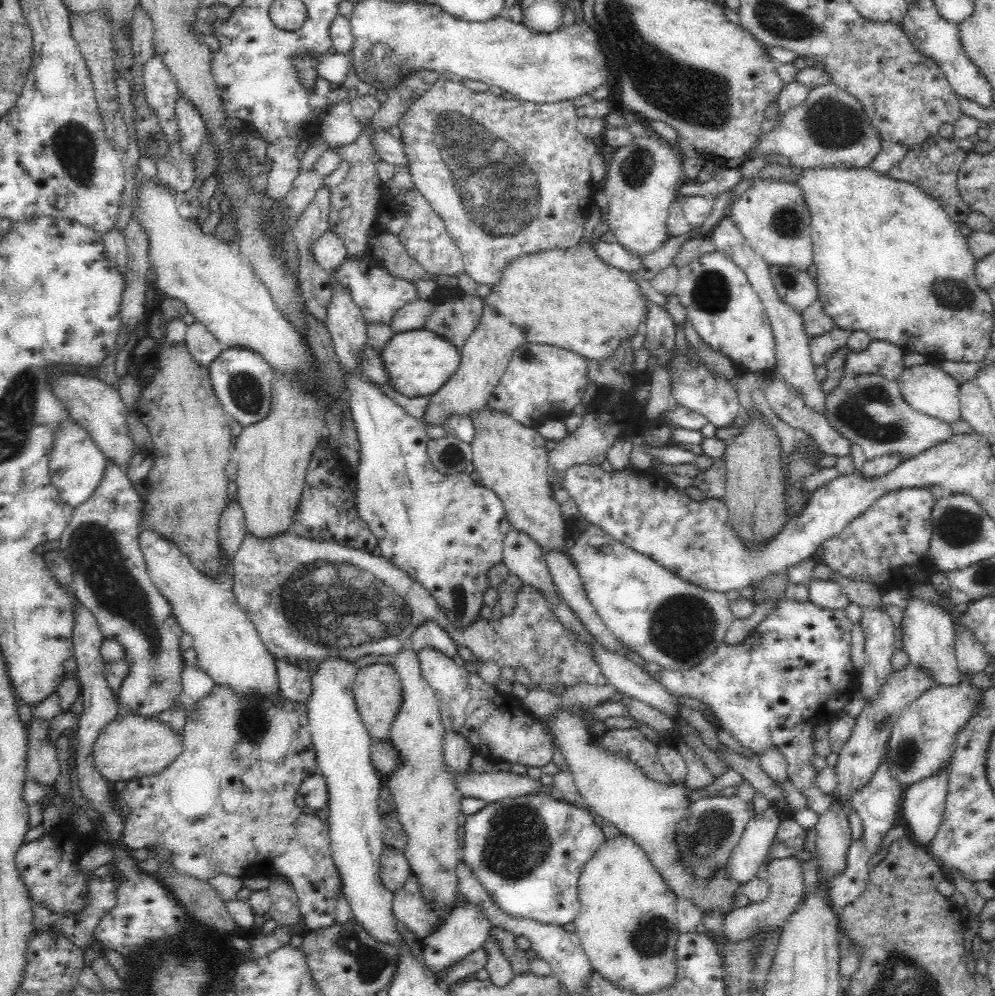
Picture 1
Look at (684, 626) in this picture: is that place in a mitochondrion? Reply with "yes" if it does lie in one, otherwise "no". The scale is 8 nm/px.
yes

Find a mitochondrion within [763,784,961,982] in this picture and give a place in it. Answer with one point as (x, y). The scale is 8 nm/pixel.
(899, 959)

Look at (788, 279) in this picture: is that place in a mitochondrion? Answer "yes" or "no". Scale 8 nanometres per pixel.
yes

